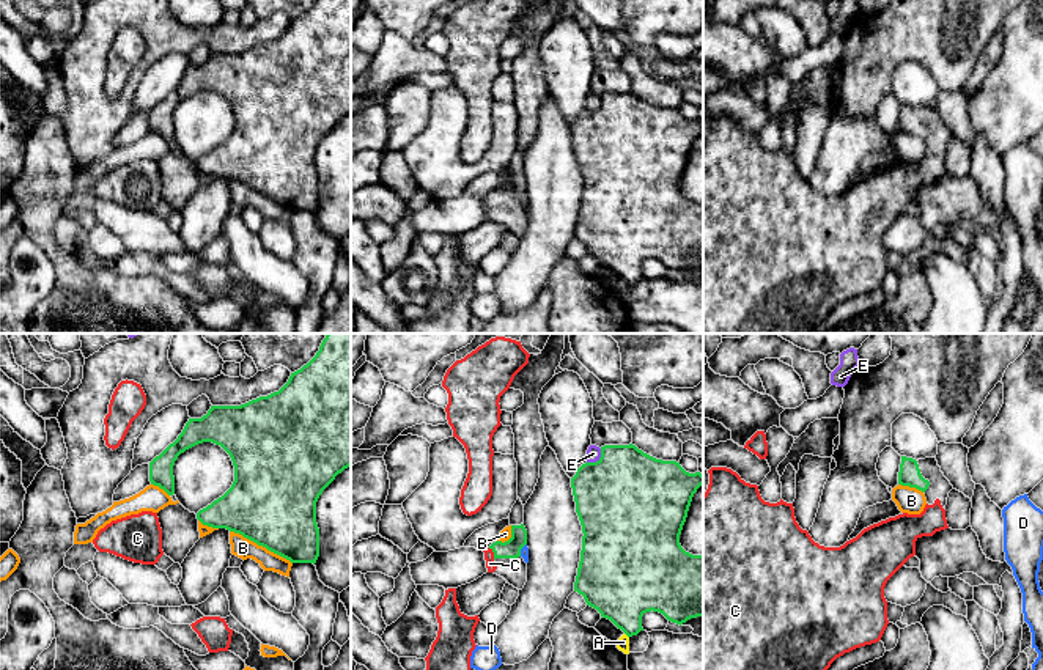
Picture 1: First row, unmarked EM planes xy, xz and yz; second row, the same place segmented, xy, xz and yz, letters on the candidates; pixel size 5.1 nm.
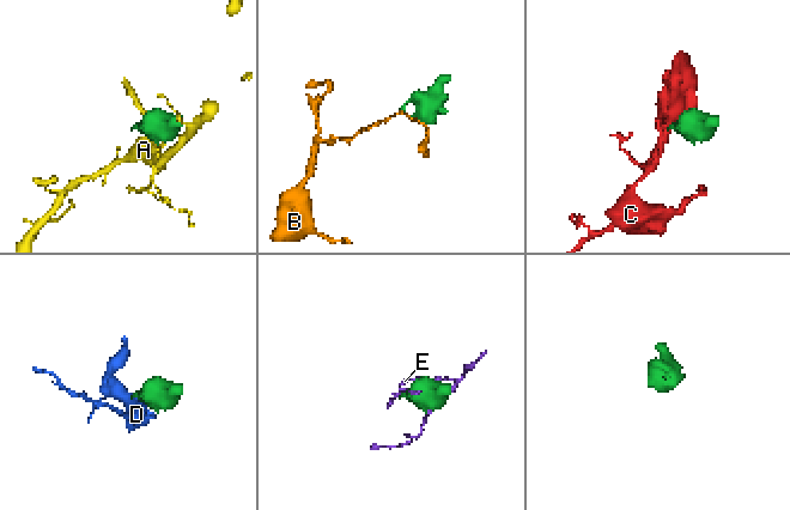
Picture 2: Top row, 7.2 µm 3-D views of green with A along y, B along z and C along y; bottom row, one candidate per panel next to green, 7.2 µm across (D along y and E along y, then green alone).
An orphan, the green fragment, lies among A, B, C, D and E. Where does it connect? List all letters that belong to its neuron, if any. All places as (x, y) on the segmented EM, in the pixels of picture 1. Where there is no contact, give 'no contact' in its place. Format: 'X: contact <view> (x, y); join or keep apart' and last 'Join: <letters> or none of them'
A: contact xz (626, 634); keep apart
B: contact xy (261, 544); keep apart
C: contact xz (494, 554); join
D: contact xz (521, 548); keep apart
E: contact xz (597, 461); keep apart
Join: C

